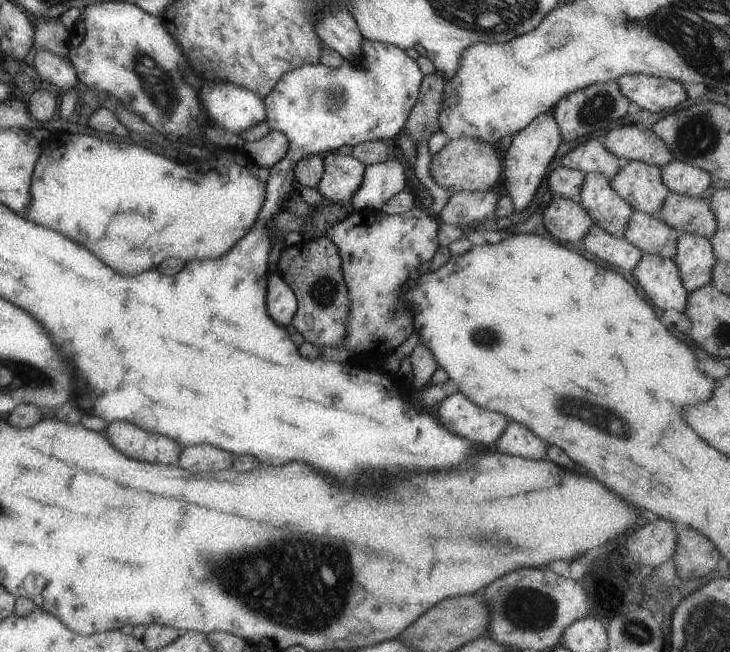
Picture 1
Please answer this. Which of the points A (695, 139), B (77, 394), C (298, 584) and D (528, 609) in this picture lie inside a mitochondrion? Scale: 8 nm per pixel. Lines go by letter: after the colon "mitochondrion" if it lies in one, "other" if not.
A: mitochondrion
B: other
C: mitochondrion
D: mitochondrion

